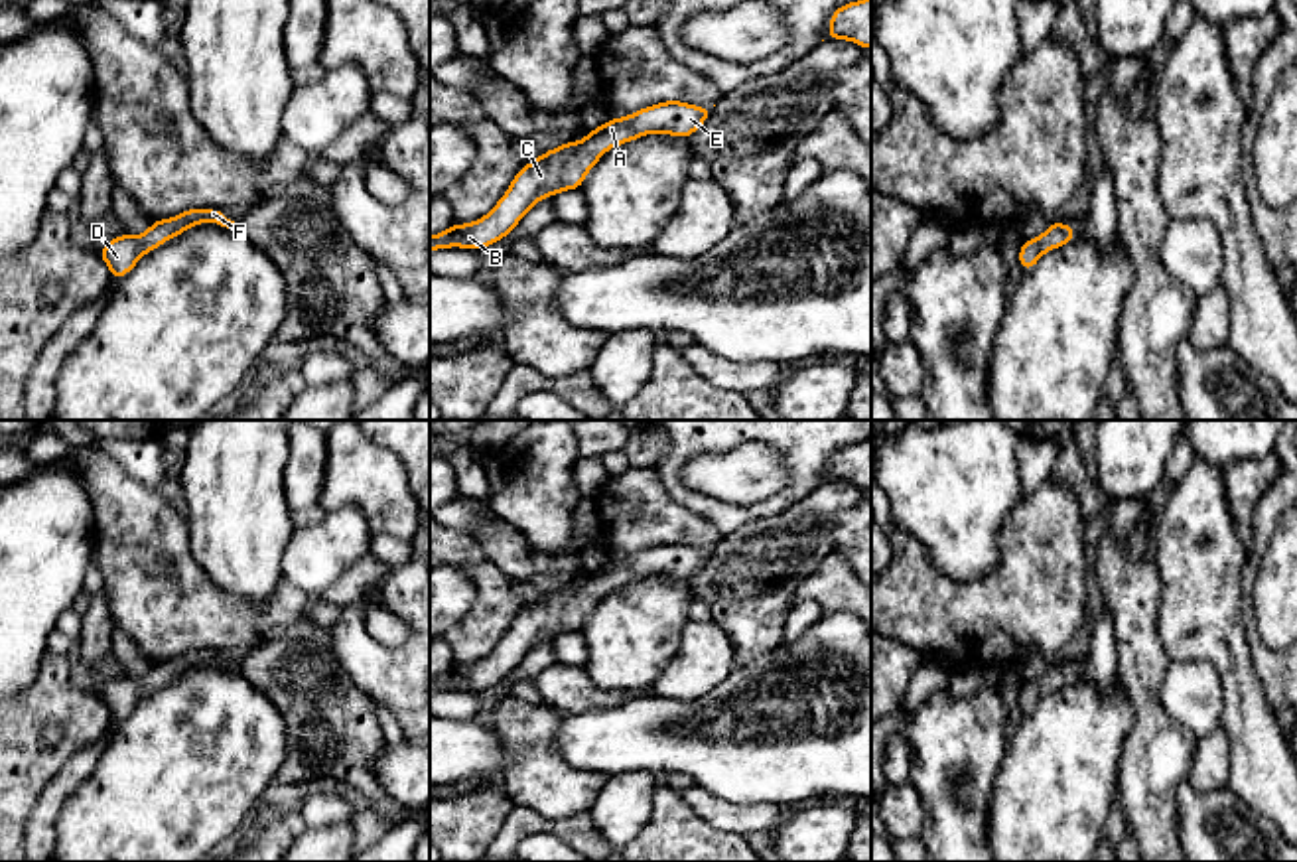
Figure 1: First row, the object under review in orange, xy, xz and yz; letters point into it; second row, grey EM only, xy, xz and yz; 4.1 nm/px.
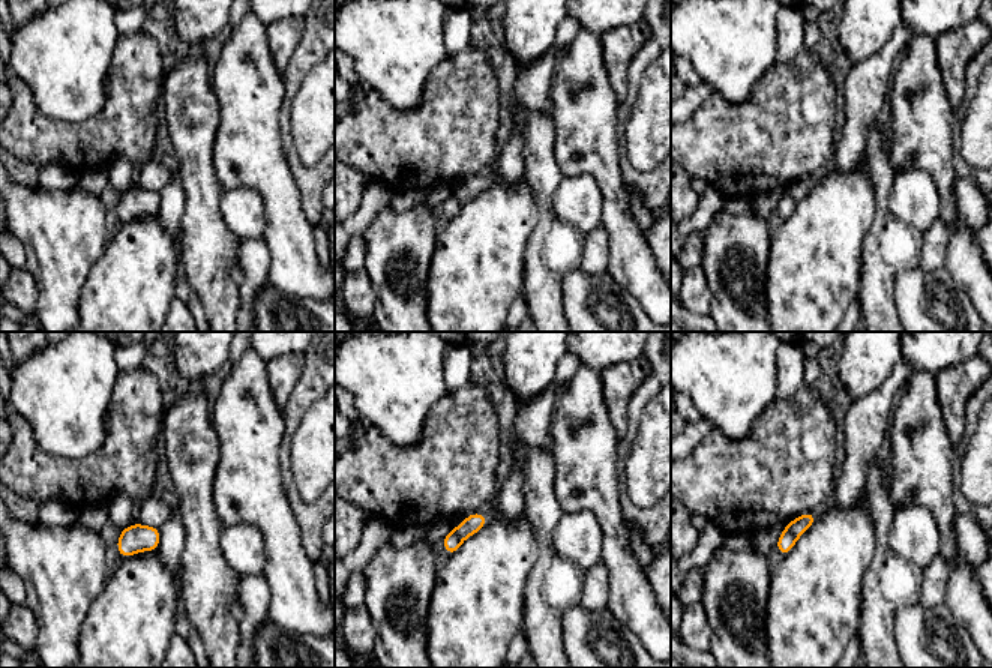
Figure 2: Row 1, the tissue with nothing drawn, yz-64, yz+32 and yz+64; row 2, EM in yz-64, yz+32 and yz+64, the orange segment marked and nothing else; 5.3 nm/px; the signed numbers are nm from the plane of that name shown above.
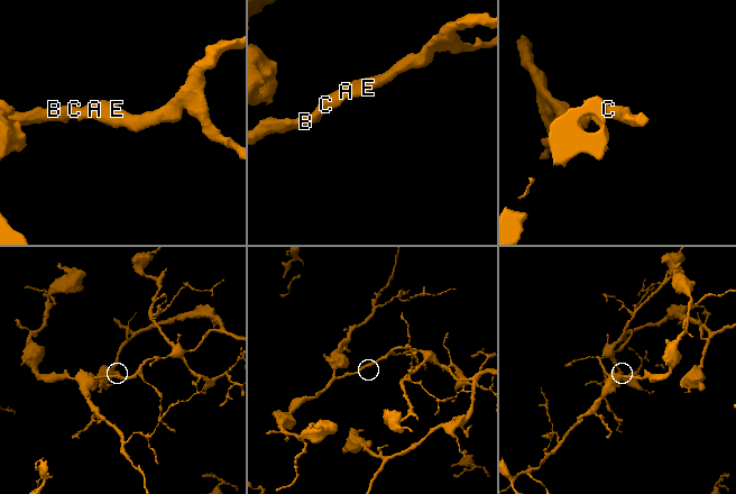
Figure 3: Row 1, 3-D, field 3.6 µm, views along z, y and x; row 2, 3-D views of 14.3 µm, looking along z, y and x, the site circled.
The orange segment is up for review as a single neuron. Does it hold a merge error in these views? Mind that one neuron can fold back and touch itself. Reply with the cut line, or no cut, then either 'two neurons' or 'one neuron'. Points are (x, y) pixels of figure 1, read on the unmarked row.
no cut | one neuron

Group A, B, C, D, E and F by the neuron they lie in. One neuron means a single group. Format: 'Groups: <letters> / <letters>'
Groups: A B C D E F

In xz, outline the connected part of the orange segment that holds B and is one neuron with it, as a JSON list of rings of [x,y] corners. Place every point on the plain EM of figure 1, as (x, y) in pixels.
[[[664,542],[623,560],[609,560],[599,570],[585,574],[583,584],[568,582],[554,592],[542,594],[538,602],[524,606],[485,659],[467,667],[453,665],[447,673],[430,677],[430,694],[451,688],[481,692],[495,686],[540,641],[568,631],[581,631],[585,615],[609,590],[643,580],[648,574],[690,580],[712,554],[714,548]]]

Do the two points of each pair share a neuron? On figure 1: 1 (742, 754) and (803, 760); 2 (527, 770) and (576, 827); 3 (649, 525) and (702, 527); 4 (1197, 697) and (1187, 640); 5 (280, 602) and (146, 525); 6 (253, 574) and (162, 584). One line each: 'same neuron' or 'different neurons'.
1: same neuron
2: different neurons
3: same neuron
4: different neurons
5: same neuron
6: different neurons

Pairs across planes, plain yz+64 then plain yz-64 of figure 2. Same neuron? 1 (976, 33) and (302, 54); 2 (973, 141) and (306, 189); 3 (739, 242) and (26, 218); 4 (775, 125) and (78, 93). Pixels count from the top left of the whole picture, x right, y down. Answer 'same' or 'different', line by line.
1: different
2: different
3: same
4: different

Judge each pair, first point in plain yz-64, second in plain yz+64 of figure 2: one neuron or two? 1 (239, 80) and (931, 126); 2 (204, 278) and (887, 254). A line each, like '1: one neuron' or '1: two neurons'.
1: one neuron
2: one neuron

